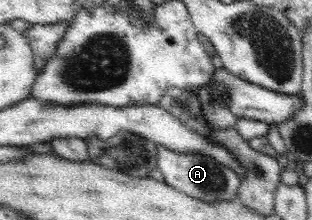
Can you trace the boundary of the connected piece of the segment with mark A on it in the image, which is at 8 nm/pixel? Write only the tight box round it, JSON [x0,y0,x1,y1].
[156,145,240,203]

